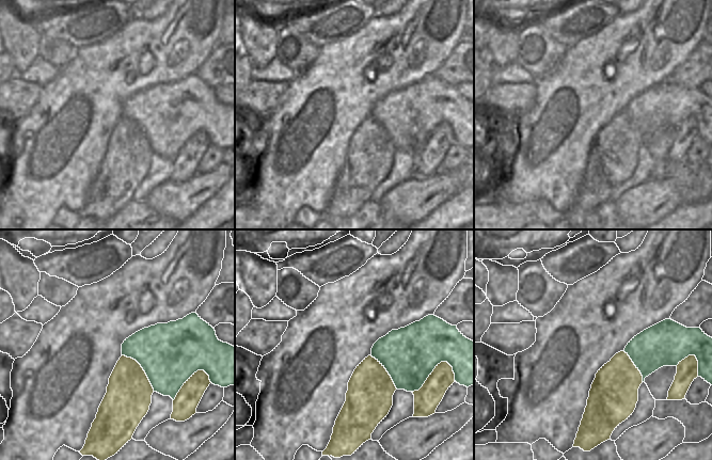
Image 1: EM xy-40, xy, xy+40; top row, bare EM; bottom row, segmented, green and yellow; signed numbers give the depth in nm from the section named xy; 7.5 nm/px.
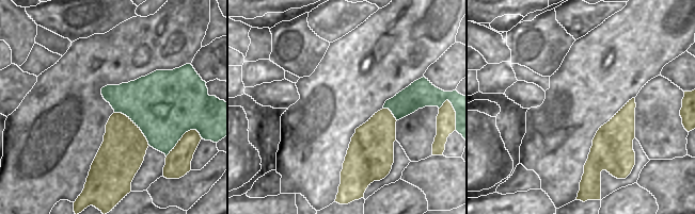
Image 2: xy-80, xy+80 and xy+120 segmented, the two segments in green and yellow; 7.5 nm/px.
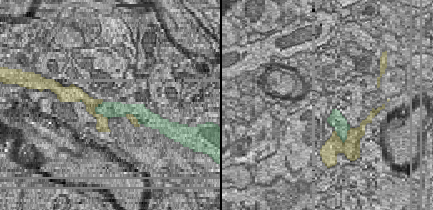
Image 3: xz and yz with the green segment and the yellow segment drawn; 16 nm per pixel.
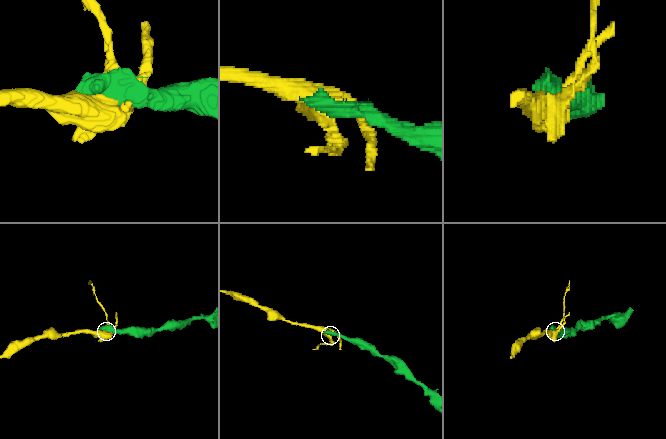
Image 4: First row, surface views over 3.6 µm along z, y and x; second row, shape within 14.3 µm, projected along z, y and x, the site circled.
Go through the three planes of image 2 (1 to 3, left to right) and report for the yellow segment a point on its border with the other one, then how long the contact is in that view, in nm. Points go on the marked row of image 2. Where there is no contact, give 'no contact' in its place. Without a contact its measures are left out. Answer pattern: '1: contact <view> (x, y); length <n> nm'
1: contact xy-80 (136, 125); length 380 nm
2: contact xy+80 (392, 113); length 140 nm
3: no contact

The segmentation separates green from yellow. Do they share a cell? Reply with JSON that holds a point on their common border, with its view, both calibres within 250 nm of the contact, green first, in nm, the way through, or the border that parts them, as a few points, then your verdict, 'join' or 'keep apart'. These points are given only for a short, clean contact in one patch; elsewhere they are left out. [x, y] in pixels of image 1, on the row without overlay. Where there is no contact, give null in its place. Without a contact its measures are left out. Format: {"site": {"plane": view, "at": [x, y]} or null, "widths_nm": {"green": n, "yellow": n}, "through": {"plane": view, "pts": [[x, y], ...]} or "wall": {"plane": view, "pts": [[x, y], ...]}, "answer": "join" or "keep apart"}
{"site": {"plane": "xy", "at": [431, 132]}, "widths_nm": {"green": 420, "yellow": 190}, "answer": "join"}

